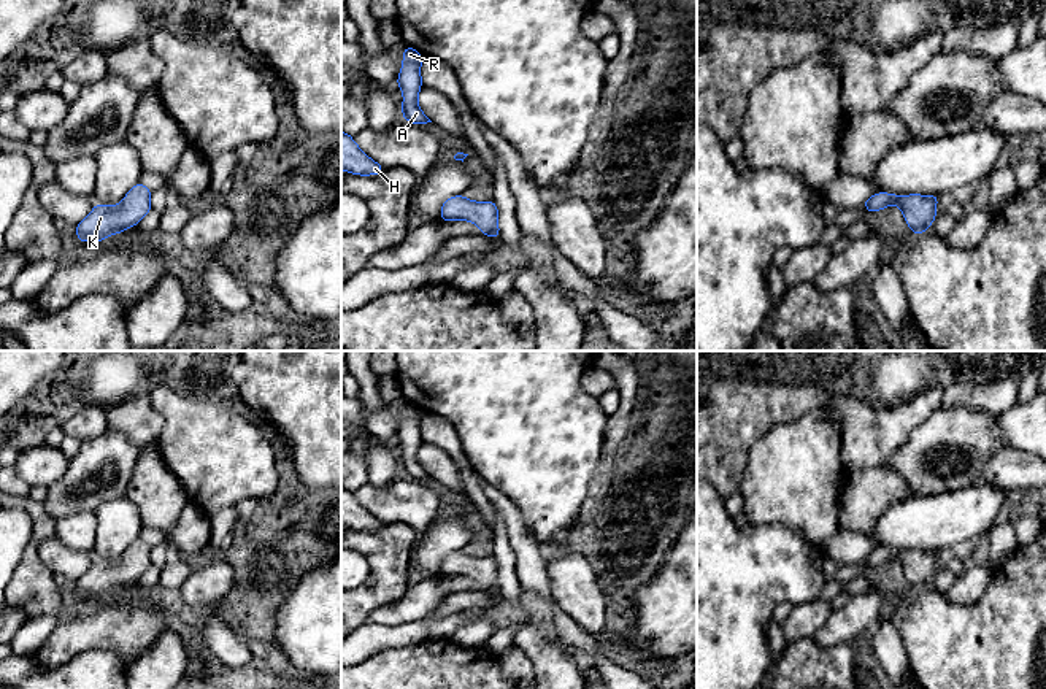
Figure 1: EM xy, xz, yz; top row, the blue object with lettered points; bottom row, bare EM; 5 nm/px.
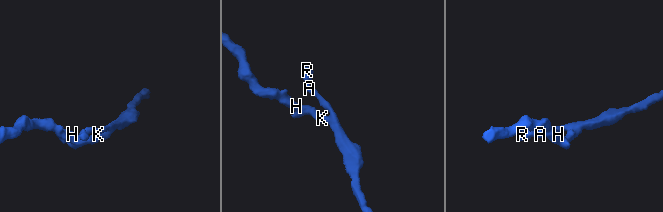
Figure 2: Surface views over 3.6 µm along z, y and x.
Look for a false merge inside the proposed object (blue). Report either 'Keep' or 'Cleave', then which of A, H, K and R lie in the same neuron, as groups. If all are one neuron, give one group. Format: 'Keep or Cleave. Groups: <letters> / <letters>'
Keep. Groups: A H K R

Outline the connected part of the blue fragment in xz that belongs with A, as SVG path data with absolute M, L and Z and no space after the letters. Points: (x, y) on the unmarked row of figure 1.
M405 402L403 419L397 440L403 448L402 470L403 475L414 481L432 478L417 460L417 449L422 443L421 419L422 411L411 402Z

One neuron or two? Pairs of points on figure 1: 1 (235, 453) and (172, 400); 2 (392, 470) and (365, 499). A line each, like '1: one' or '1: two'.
1: one
2: two

